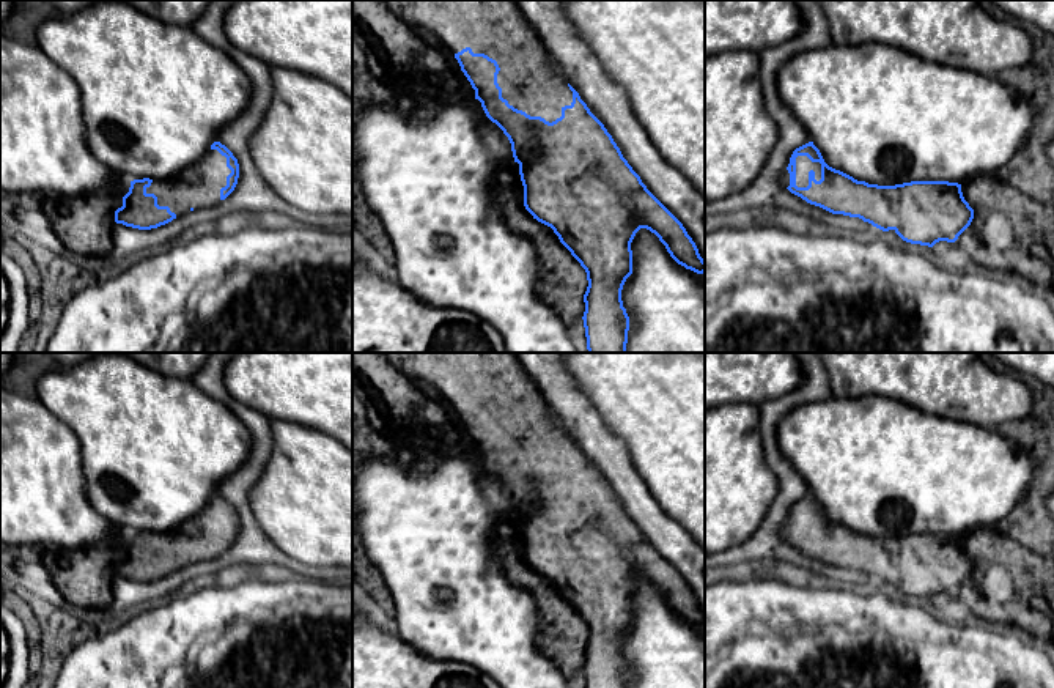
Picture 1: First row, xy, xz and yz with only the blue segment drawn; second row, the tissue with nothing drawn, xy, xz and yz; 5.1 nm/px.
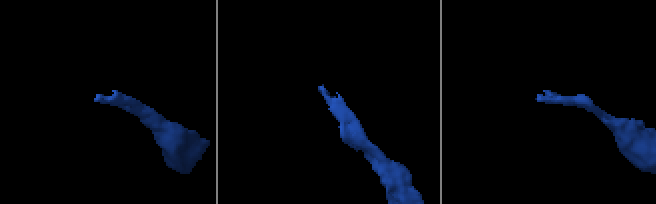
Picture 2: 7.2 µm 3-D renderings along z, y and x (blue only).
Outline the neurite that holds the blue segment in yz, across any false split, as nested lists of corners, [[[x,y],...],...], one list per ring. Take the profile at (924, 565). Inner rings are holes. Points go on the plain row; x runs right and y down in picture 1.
[[[813,494],[793,504],[790,516],[782,527],[782,537],[810,557],[832,567],[859,570],[883,584],[894,583],[906,595],[928,600],[939,594],[955,595],[974,571],[974,562],[964,553],[961,537],[958,535],[911,534],[895,538],[868,537],[829,520]]]

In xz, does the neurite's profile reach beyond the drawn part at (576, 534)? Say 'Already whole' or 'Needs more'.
Needs more

